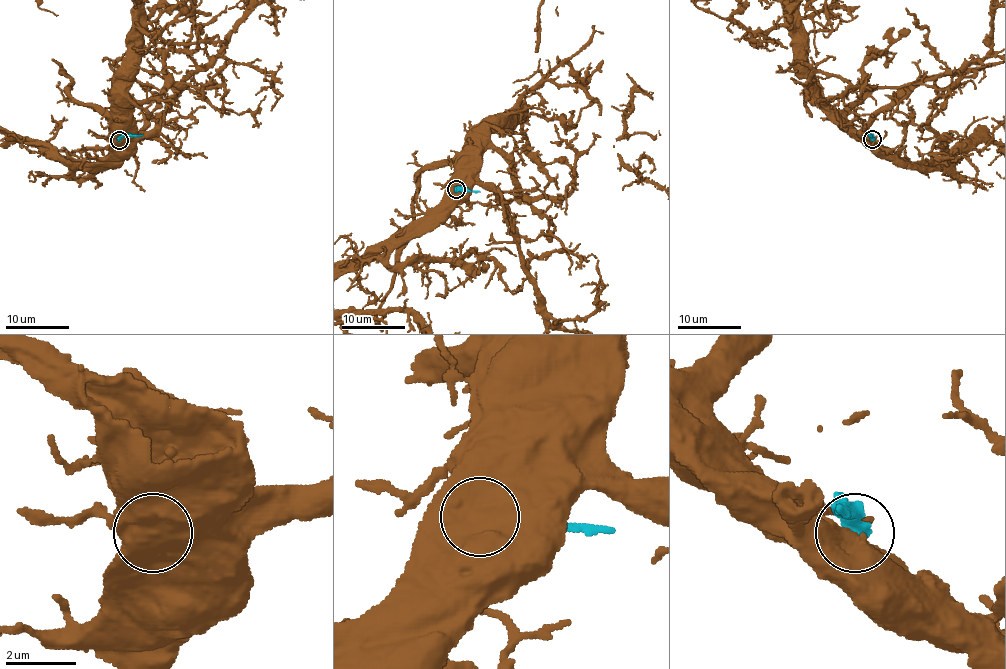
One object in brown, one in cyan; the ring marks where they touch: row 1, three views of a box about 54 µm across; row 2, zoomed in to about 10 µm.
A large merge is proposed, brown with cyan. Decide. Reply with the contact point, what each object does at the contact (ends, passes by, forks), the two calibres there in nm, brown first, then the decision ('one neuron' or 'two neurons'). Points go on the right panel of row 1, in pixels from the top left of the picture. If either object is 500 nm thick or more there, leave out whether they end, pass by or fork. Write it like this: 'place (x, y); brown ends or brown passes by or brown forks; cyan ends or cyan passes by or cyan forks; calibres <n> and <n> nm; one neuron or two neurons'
place (872, 139); calibres 1000 and 500 nm; two neurons

